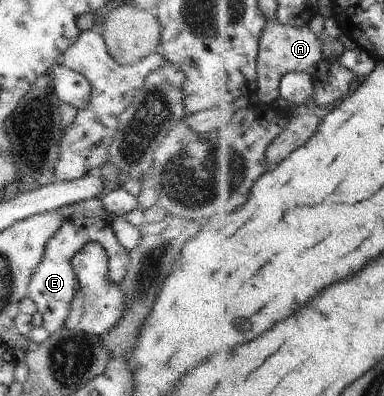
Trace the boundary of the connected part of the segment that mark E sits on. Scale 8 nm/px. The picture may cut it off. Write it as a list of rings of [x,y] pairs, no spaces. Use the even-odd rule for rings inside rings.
[[[100,217],[65,219],[62,227],[56,231],[56,235],[50,238],[46,244],[42,261],[36,267],[32,281],[28,285],[27,296],[34,301],[37,311],[43,317],[43,327],[50,334],[64,328],[64,321],[70,313],[70,307],[80,285],[76,281],[72,260],[74,255],[86,245],[86,243],[98,242],[106,250],[109,259],[108,279],[116,285],[120,285],[126,275],[126,265],[129,265],[129,251],[120,245],[110,222]]]

